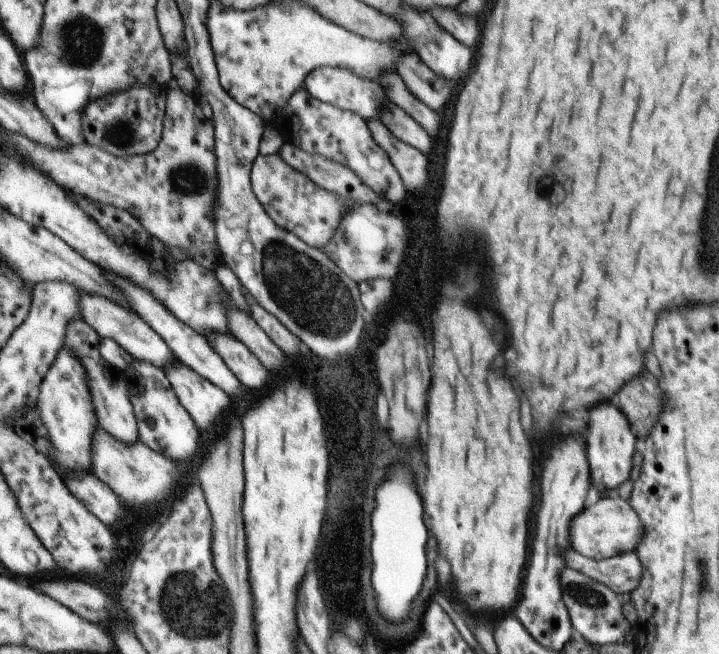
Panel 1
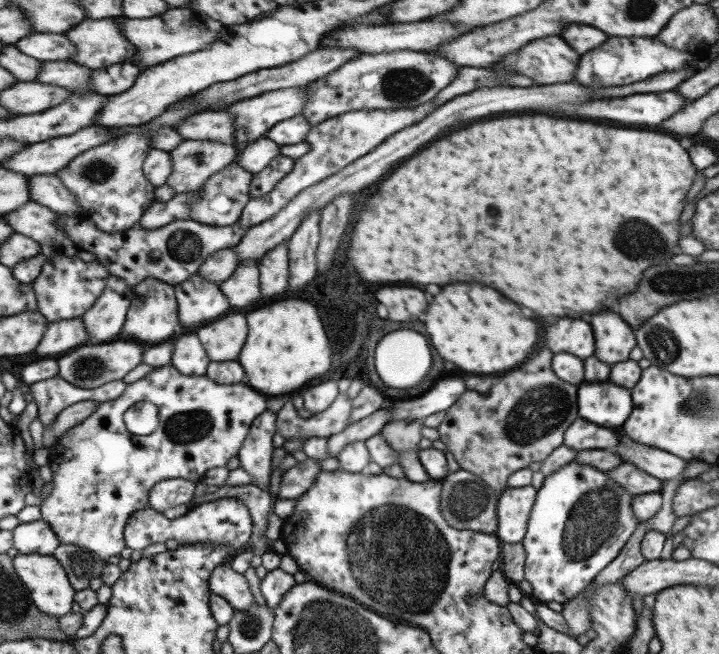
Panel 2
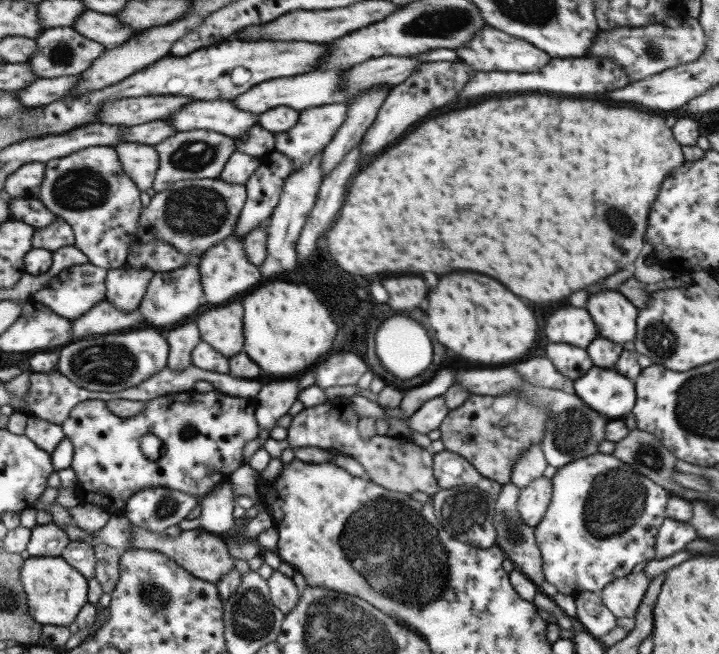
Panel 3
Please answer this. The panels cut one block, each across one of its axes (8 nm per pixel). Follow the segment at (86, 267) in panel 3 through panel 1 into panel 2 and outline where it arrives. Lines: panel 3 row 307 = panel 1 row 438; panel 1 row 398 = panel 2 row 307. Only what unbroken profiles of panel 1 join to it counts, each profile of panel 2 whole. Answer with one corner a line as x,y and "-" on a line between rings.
58,257
46,259
39,271
39,276
32,282
31,288
37,302
37,310
49,320
65,320
65,318
77,318
85,310
91,308
95,299
101,294
109,278
108,270
96,261
83,262
75,257

